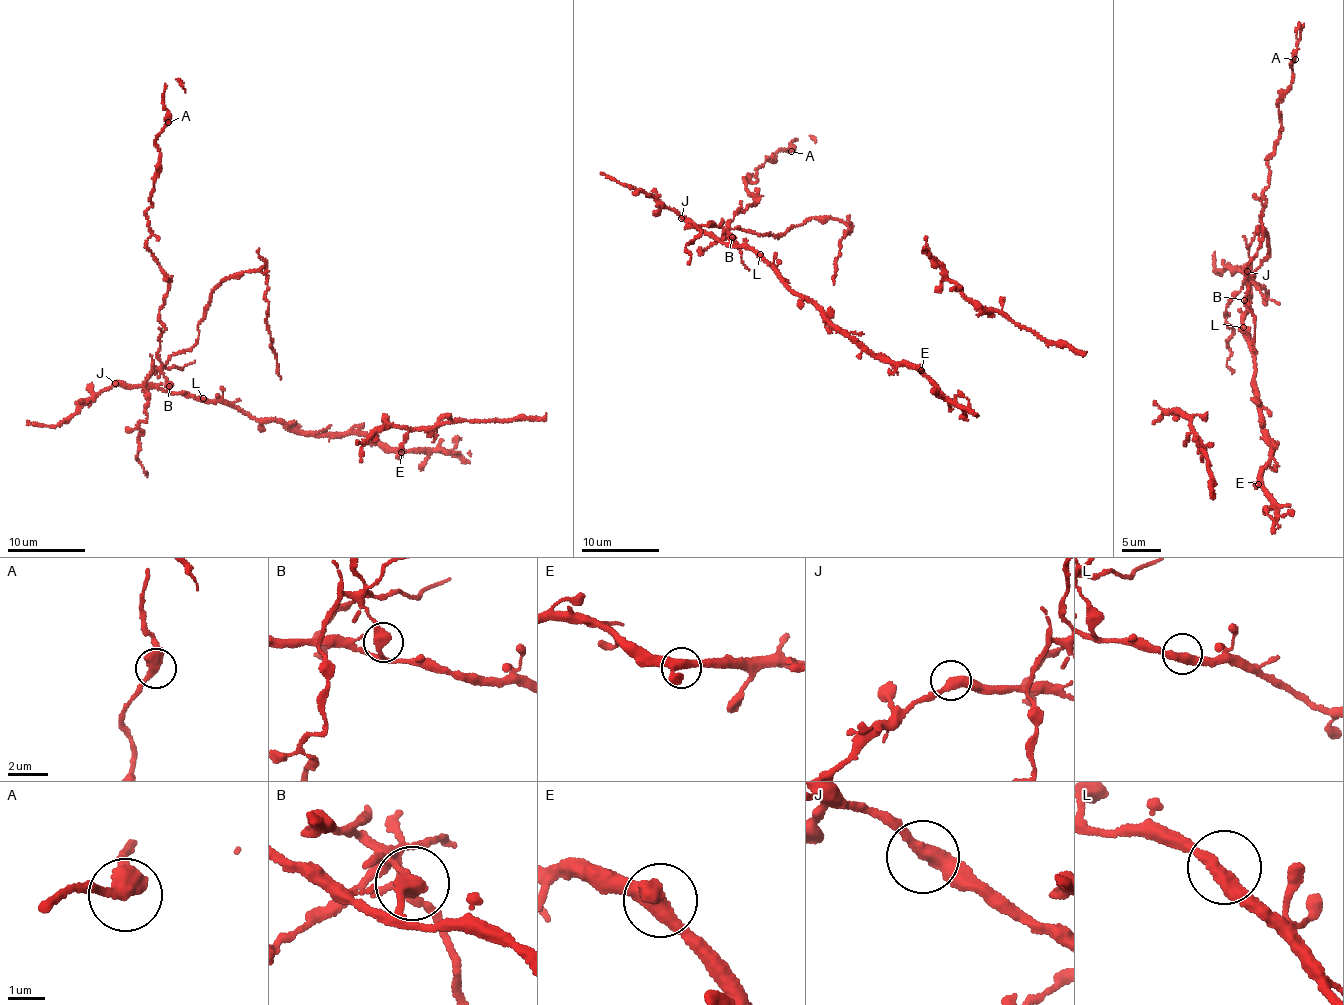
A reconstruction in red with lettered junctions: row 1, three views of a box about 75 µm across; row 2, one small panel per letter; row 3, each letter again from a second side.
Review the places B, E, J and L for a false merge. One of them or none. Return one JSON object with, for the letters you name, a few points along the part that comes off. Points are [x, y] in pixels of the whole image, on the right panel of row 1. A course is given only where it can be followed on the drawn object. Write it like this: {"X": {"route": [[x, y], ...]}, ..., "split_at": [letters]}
{"B": {"route": [[1244, 299], [1248, 245], [1261, 228], [1268, 160], [1283, 128], [1280, 95], [1291, 84], [1296, 38]]}, "split_at": ["B"]}

